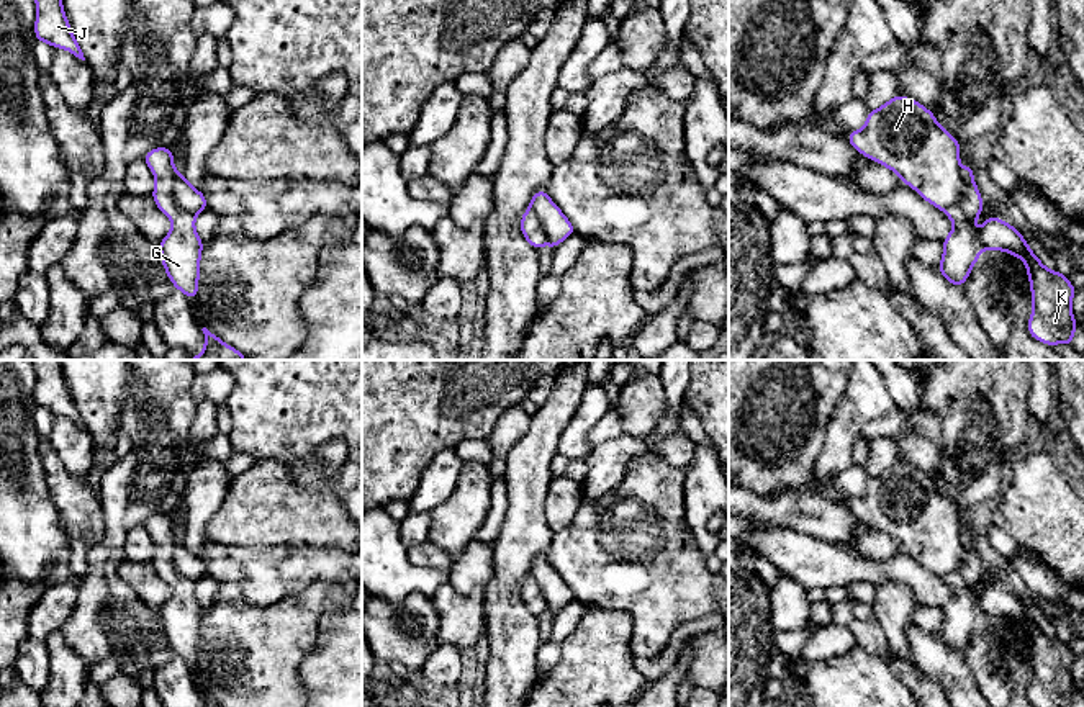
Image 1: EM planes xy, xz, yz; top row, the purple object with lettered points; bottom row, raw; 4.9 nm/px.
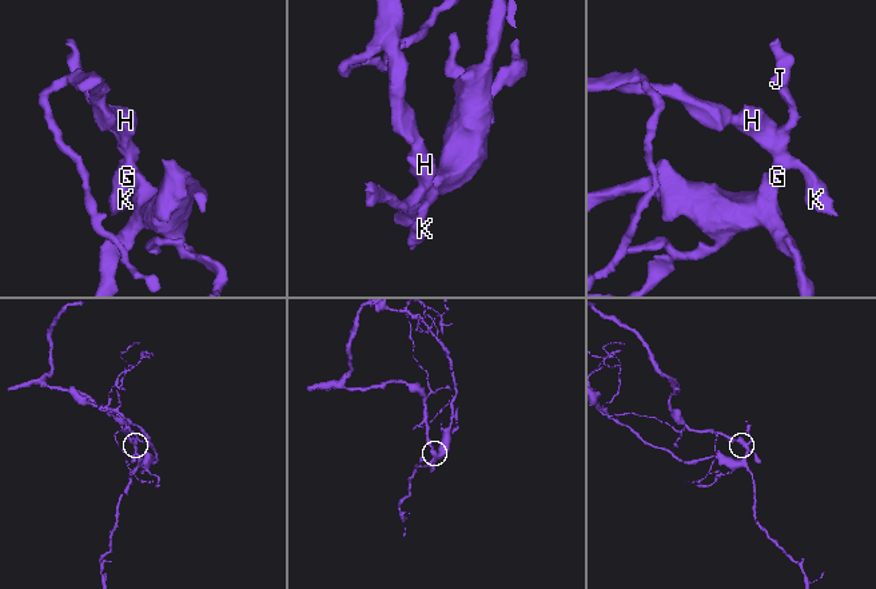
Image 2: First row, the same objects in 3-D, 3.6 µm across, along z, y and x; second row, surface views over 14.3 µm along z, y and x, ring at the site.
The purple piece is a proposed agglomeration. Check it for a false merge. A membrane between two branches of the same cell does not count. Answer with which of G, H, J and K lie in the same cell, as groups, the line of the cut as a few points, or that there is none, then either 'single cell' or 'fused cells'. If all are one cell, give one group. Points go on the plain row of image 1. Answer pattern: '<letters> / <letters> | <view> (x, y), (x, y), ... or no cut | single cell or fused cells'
G J / H K | xy (172, 535), (172, 563), (194, 583) | fused cells

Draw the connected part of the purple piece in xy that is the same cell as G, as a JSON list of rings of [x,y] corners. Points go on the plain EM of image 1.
[[[156,514],[144,522],[144,527],[156,545],[152,565],[157,574],[172,588],[170,599],[159,610],[165,640],[177,656],[185,660],[190,666],[195,666],[203,609],[195,597],[195,583],[180,574],[174,565],[172,516]]]

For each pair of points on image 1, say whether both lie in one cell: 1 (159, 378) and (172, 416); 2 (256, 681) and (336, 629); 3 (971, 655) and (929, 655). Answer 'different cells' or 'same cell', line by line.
1: same cell
2: different cells
3: different cells

